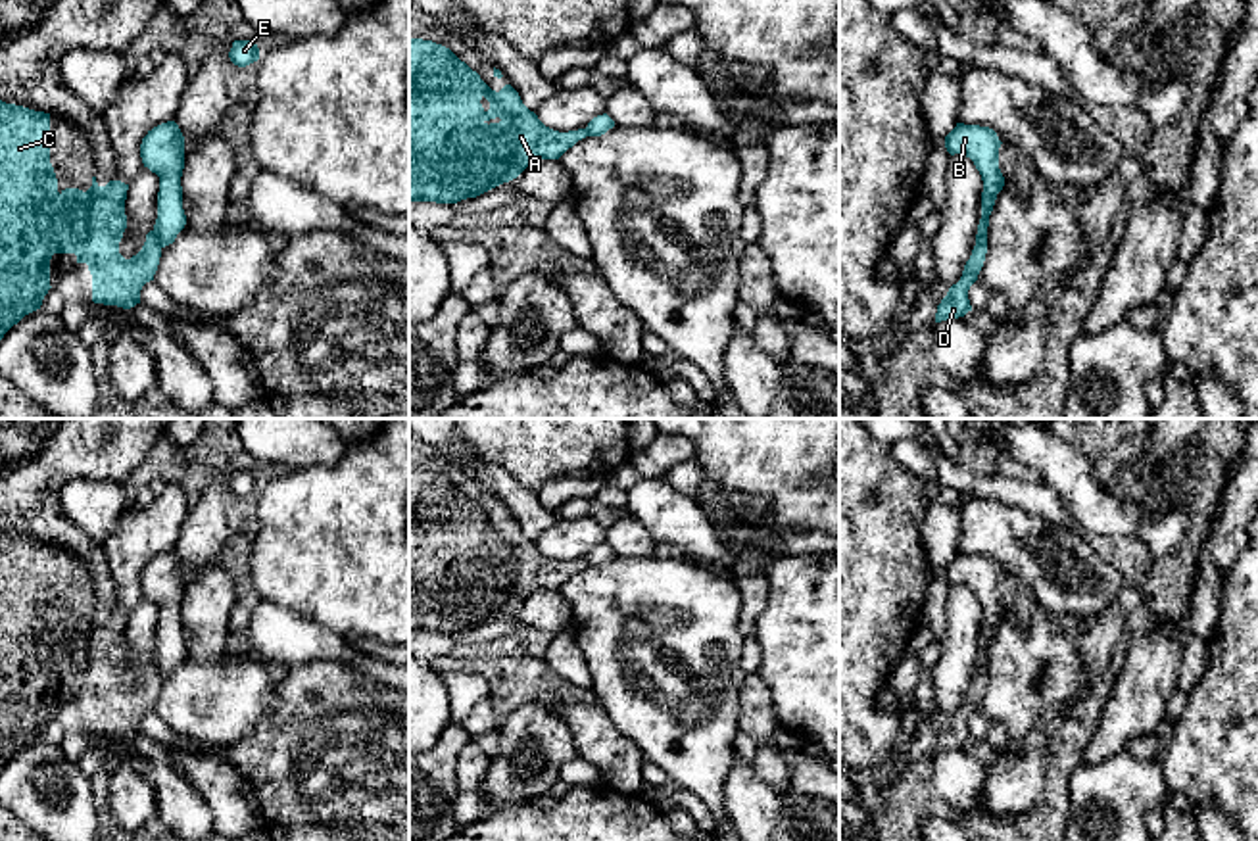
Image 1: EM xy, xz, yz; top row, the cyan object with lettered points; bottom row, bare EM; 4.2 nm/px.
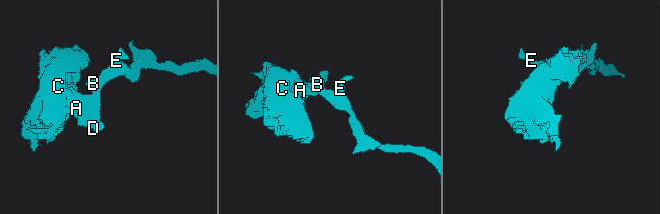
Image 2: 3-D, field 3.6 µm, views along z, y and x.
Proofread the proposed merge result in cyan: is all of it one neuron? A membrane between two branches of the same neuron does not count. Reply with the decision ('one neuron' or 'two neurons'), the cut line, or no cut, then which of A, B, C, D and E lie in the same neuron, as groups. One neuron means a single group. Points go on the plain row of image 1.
two neurons; cut xy (152, 661), (162, 676); groups A C D / B E

